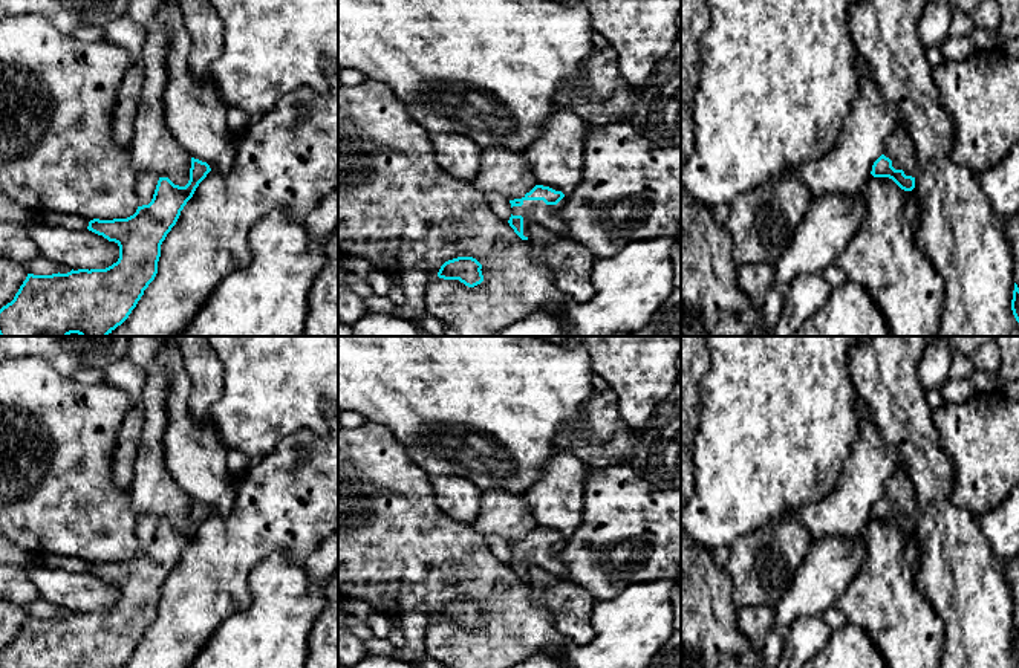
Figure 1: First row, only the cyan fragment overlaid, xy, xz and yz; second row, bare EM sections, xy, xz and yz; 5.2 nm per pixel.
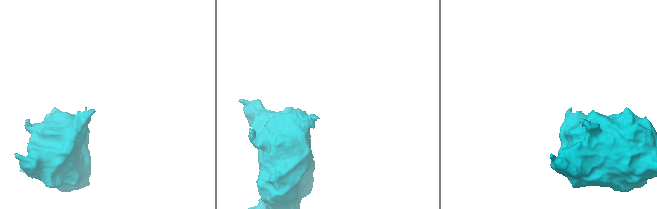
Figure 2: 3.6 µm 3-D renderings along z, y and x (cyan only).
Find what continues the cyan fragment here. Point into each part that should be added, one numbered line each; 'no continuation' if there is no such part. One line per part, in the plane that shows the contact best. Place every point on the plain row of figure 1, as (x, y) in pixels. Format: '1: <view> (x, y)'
1: xz (533, 554)

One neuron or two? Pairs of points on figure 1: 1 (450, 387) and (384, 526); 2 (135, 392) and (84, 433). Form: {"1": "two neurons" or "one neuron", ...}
{"1": "two neurons", "2": "two neurons"}

